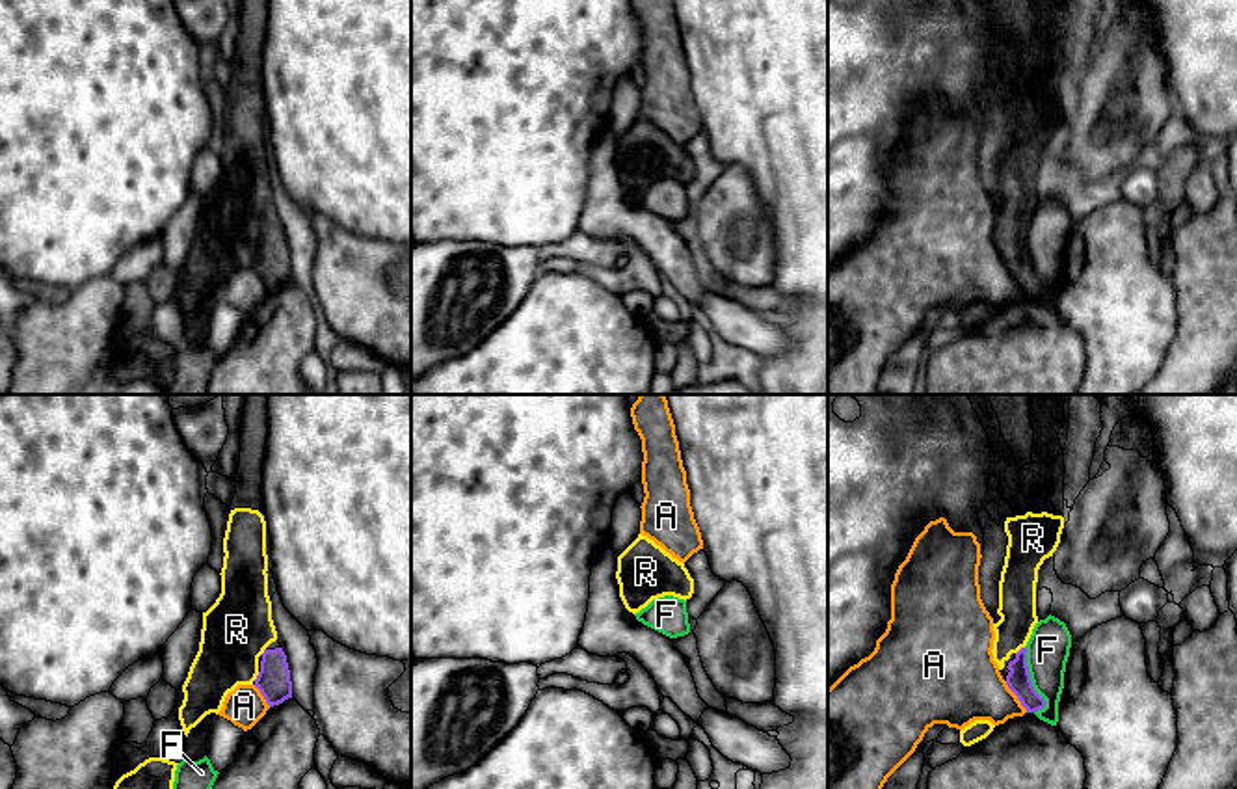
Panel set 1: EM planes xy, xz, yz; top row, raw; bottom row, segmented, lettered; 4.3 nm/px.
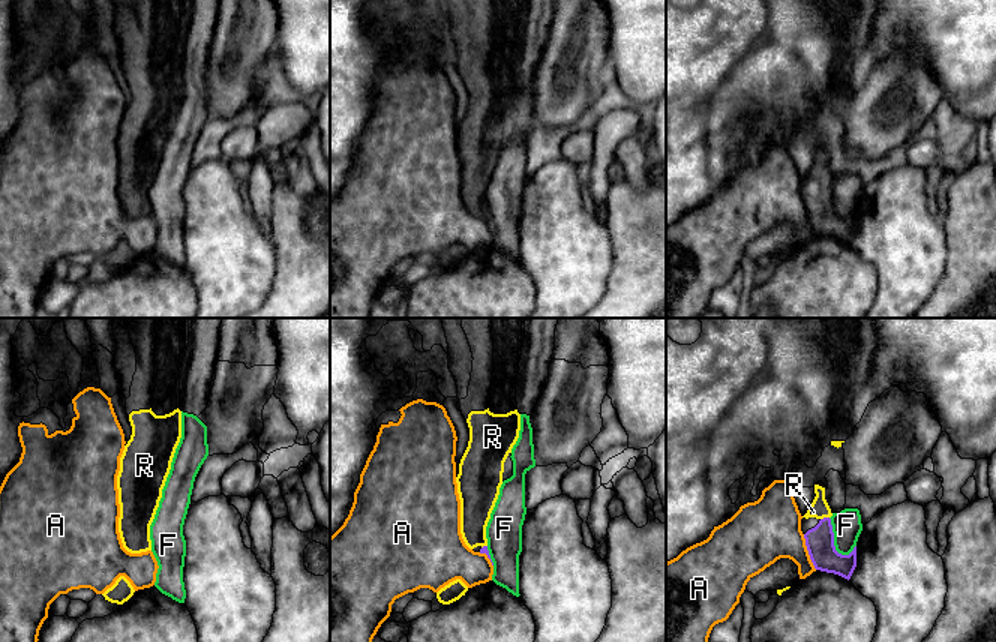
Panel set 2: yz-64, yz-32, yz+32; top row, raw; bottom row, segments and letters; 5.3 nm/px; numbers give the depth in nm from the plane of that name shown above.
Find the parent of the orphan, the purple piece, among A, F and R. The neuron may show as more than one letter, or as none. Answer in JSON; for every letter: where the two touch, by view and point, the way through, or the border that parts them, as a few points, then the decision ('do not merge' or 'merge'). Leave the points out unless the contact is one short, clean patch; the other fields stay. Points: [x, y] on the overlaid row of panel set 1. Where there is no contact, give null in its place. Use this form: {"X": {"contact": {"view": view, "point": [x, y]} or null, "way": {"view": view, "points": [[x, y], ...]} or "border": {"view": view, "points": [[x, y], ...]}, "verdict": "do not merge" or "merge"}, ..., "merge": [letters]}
{"A": {"contact": {"view": "yz", "point": [1016, 695]}, "border": {"view": "yz", "points": [[1005, 682], [1027, 711]]}, "verdict": "do not merge"}, "F": {"contact": {"view": "yz", "point": [1031, 682]}, "border": {"view": "yz", "points": [[1025, 646], [1031, 685], [1044, 700], [1044, 706], [1035, 713]]}, "verdict": "do not merge"}, "R": {"contact": {"view": "xy", "point": [257, 676]}, "way": {"view": "xy", "points": [[274, 682], [257, 676], [237, 655], [237, 629]]}, "verdict": "merge"}, "merge": ["R"]}

